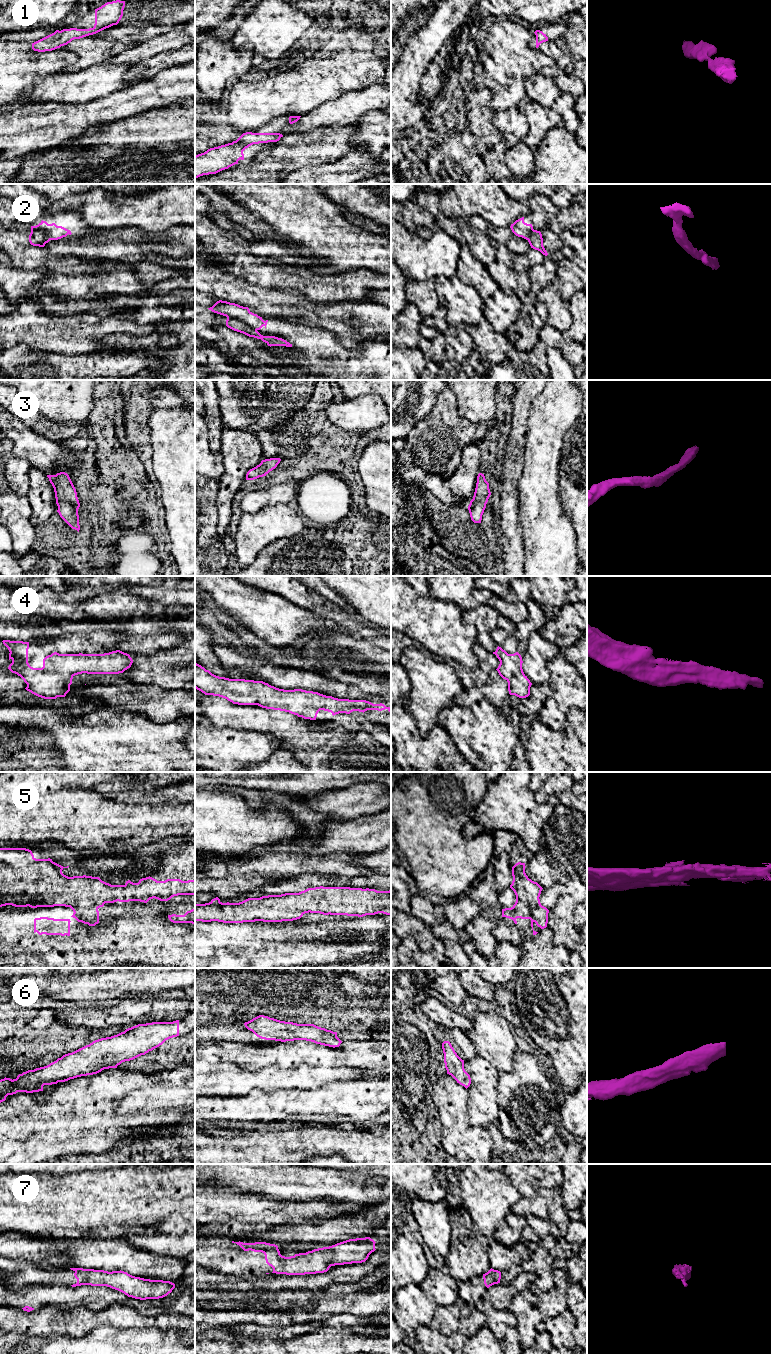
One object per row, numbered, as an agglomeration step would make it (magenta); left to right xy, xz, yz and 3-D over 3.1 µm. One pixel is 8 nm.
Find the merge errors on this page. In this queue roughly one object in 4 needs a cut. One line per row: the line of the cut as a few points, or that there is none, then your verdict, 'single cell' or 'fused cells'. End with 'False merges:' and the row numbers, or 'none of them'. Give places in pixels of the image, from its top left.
1: no cut | single cell
2: xz (227, 316), (241, 320), (256, 330) | fused cells
3: no cut | single cell
4: no cut | single cell
5: no cut | single cell
6: no cut | single cell
7: no cut | single cell
False merges: 2

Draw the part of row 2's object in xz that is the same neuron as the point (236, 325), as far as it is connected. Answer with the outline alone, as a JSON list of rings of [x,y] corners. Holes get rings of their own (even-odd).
[[[227,317],[226,326],[234,331],[243,333],[249,337],[261,339],[263,342],[265,342],[270,347],[271,346],[292,347],[292,344],[290,344],[286,340],[275,337],[275,336],[263,336],[256,329],[254,329],[254,328],[248,326],[247,324],[245,324],[244,322],[236,320],[236,319]]]

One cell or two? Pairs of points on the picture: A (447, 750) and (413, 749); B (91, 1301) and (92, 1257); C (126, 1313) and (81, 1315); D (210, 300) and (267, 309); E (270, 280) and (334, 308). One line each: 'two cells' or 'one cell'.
A: one cell
B: two cells
C: one cell
D: one cell
E: two cells

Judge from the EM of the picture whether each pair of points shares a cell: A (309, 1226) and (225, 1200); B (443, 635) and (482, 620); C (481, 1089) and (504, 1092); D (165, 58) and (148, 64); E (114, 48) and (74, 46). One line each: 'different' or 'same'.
A: different
B: different
C: different
D: same
E: same

